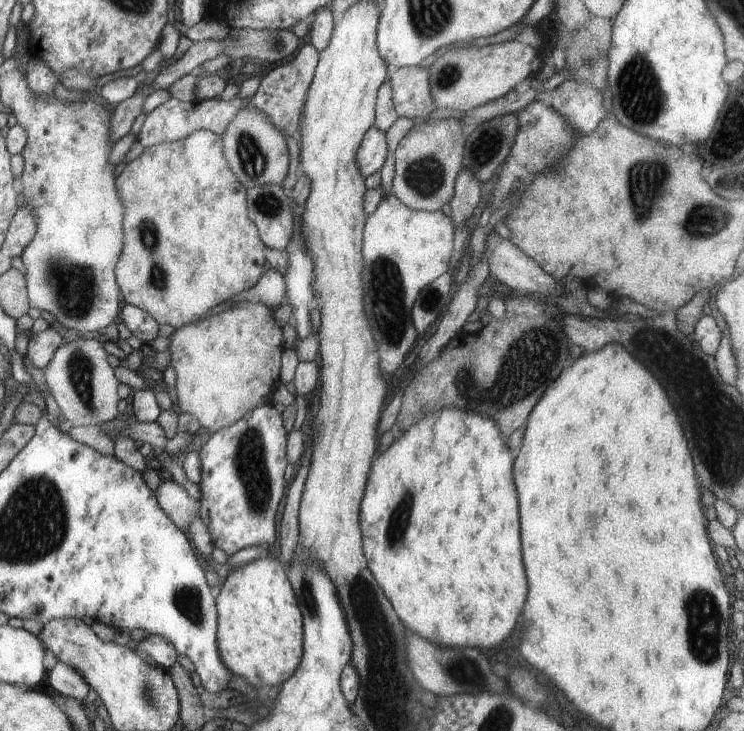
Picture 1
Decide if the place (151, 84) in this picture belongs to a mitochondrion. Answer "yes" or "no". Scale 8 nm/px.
no

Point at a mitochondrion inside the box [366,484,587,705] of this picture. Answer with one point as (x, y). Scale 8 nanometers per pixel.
(401, 517)

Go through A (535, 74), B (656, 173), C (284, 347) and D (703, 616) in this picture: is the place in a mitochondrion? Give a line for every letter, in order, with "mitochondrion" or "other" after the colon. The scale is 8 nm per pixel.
A: other
B: mitochondrion
C: other
D: mitochondrion

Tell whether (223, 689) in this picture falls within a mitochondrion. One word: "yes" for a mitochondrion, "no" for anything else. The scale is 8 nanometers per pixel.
no

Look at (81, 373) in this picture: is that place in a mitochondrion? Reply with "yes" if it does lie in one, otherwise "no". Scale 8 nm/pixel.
yes

